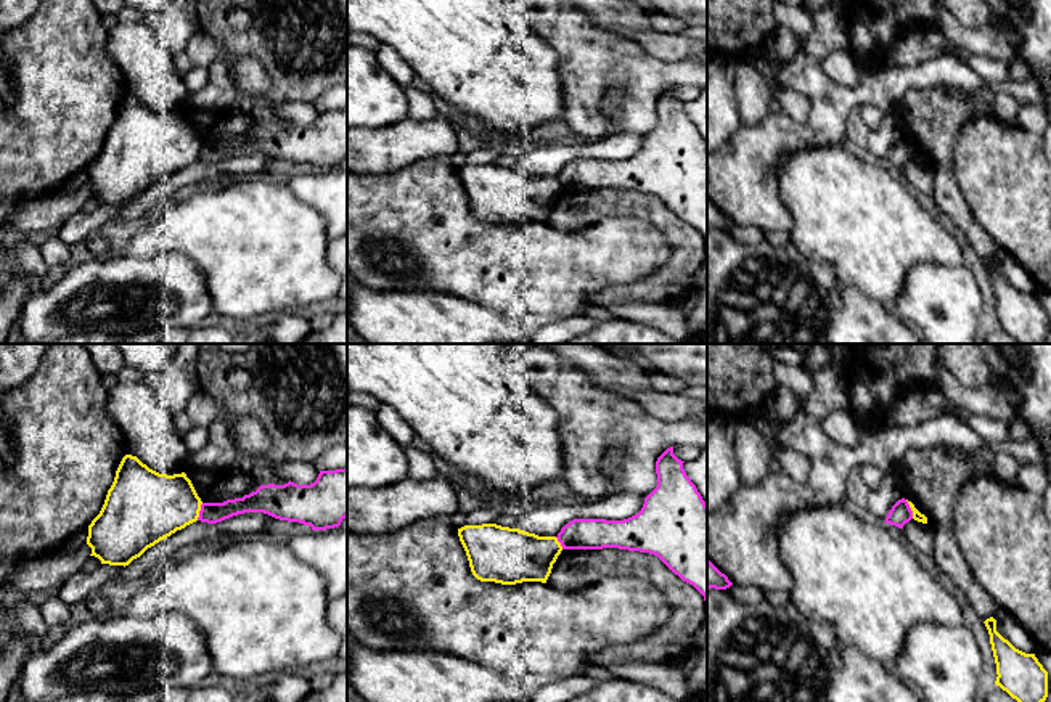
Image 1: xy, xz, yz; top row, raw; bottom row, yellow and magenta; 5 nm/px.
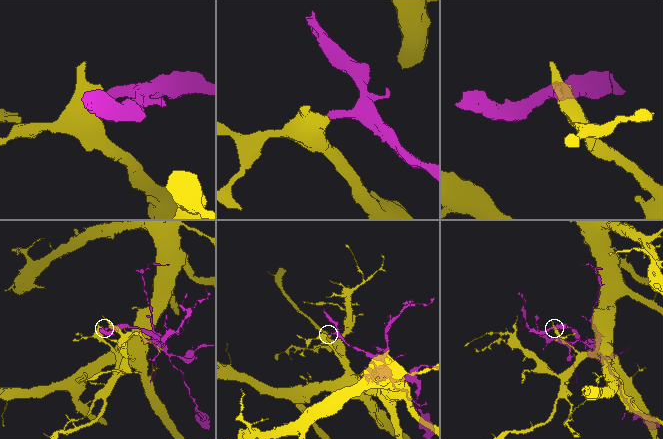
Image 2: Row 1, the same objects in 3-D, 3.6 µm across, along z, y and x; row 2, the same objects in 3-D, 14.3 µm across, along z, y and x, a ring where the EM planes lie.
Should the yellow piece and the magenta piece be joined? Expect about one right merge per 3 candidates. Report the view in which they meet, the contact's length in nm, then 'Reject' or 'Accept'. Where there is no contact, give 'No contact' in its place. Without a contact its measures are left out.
Touches yellow in yz. Shared border 100 nm. Reject

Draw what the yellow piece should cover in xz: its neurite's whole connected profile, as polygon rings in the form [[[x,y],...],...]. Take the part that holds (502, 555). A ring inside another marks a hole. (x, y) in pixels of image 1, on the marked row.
[[[497,524],[458,529],[472,575],[481,582],[516,585],[546,583],[562,551],[556,537],[538,537]]]

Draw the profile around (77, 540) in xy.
[[[88,527],[74,533],[67,541],[64,541],[56,554],[74,553],[80,549],[82,546],[87,545],[87,537],[88,537]]]

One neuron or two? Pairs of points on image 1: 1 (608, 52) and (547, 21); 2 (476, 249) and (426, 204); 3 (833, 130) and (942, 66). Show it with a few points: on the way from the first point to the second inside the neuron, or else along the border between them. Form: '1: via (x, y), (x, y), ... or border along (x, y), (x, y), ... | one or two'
1: via (593, 52), (588, 52), (561, 24) | one
2: via (463, 240), (445, 222), (444, 216), (439, 214) | one
3: via (852, 100), (871, 89), (911, 77) | one

